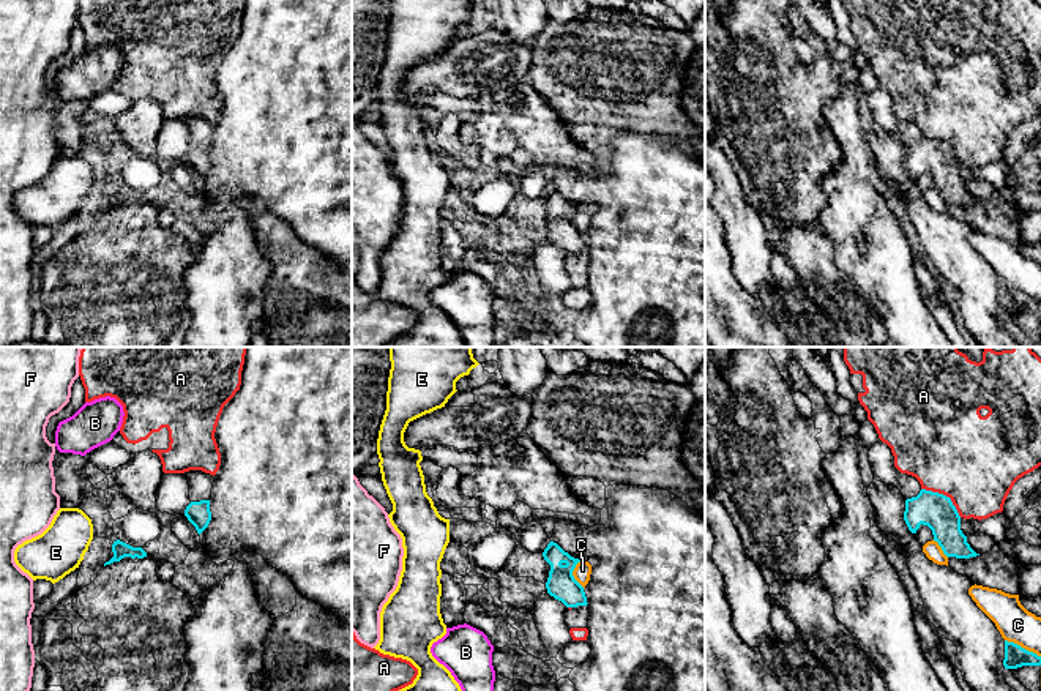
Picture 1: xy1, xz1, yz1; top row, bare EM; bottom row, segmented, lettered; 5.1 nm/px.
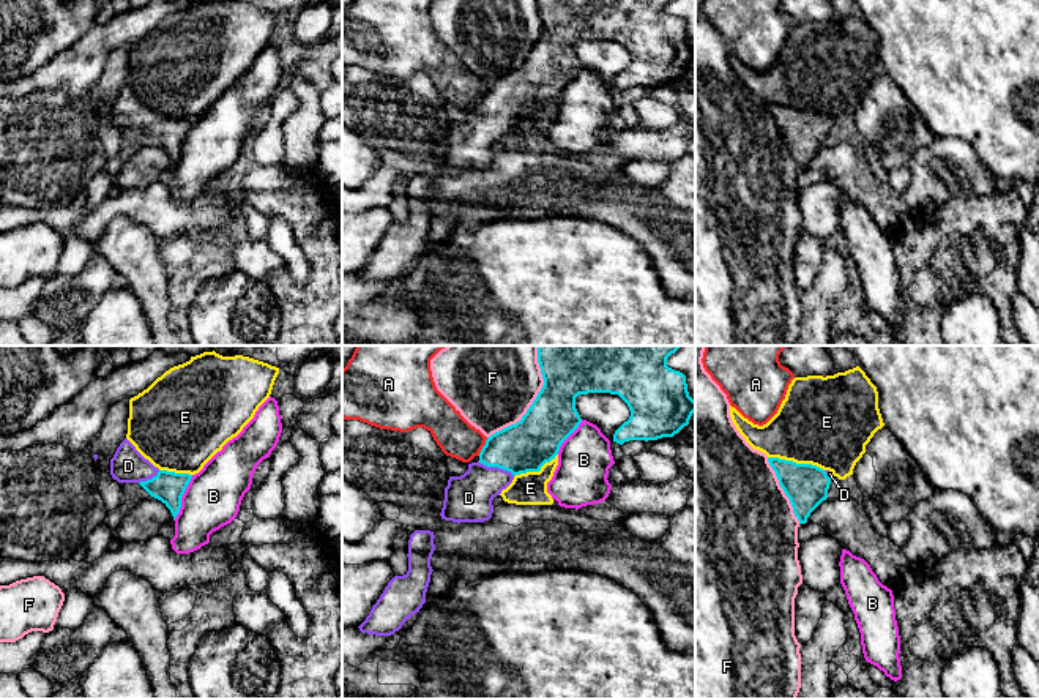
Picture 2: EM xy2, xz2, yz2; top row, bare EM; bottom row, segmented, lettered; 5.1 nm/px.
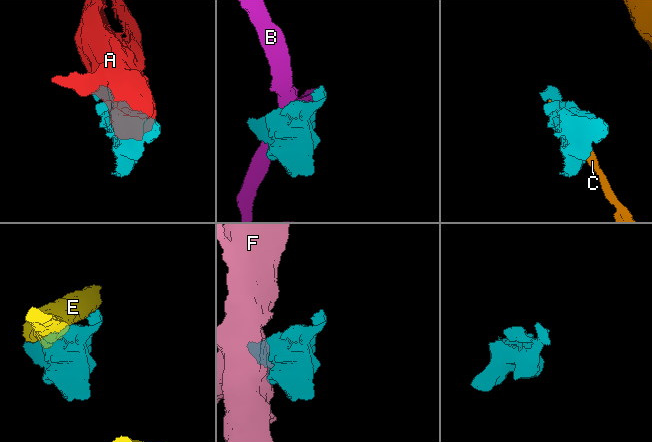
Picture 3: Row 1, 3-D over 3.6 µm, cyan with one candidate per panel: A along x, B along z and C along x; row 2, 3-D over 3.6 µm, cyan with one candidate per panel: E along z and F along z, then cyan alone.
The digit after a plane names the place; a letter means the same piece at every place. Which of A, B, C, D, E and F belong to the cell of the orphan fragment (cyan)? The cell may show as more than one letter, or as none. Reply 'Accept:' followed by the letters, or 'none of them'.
Accept: D

